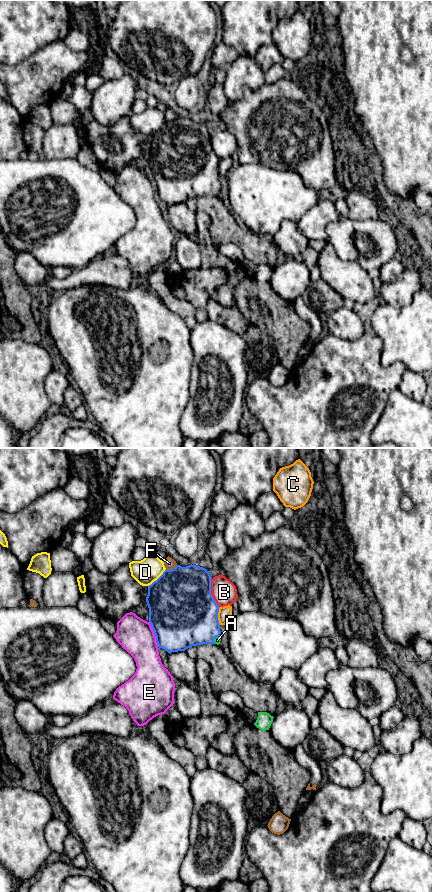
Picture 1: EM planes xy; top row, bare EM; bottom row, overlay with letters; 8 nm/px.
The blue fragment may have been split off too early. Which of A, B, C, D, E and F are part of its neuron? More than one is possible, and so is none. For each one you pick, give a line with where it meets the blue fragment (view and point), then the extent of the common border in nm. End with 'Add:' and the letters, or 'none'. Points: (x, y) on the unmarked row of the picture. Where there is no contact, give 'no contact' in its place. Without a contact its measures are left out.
A: xy (215, 189) | 100 nm
Add: A

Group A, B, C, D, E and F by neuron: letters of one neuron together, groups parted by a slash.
A / B / C / D / E / F

